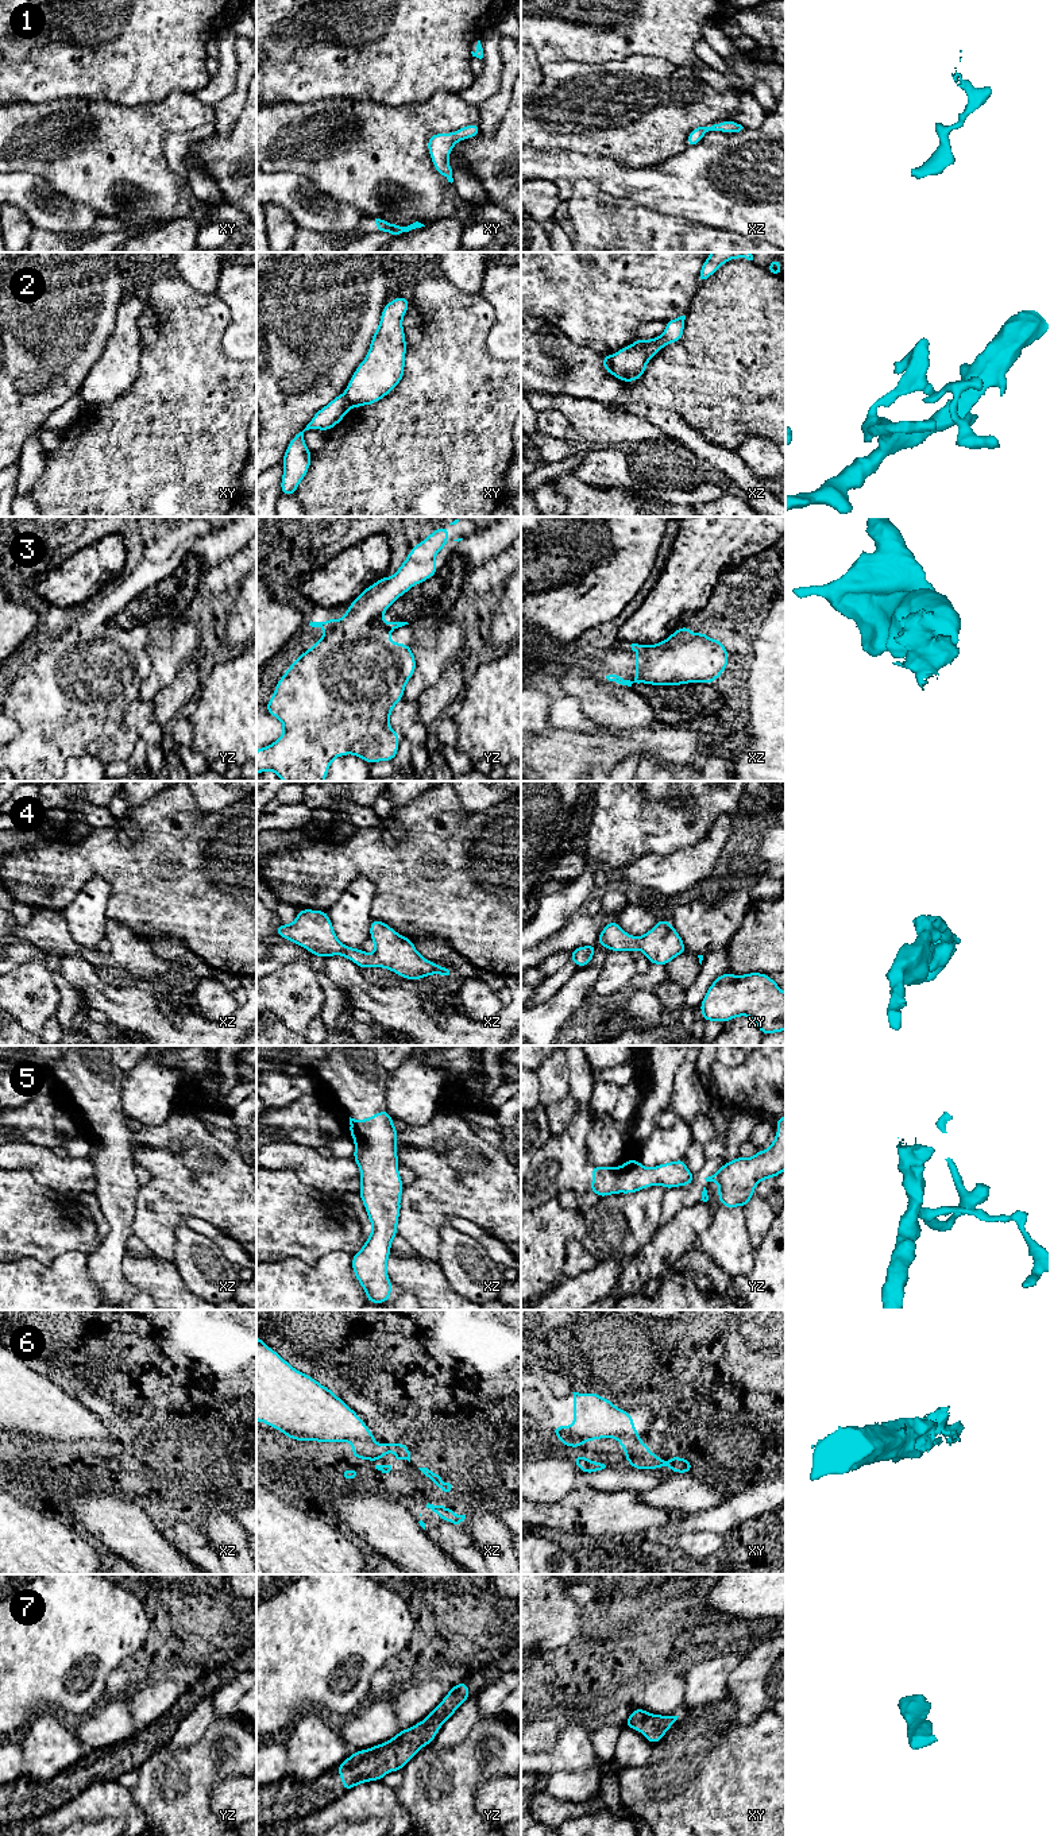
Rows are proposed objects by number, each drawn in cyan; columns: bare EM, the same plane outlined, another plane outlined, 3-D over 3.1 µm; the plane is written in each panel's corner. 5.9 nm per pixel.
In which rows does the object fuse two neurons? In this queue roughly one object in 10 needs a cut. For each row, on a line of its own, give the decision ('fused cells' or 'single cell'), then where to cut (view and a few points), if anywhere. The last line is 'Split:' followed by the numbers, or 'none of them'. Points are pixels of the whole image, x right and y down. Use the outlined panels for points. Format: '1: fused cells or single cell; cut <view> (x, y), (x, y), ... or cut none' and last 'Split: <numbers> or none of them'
1: single cell; cut none
2: fused cells; cut xz (609, 356), (613, 374)
3: single cell; cut none
4: single cell; cut none
5: single cell; cut none
6: single cell; cut none
7: single cell; cut none
Split: 2

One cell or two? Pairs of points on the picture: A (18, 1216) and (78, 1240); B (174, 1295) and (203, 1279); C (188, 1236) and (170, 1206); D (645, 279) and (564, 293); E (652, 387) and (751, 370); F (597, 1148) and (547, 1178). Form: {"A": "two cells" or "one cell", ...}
{"A": "one cell", "B": "two cells", "C": "two cells", "D": "one cell", "E": "one cell", "F": "two cells"}

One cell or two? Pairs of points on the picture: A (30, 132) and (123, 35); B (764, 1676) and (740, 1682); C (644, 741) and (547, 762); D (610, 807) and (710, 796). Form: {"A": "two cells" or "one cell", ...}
{"A": "two cells", "B": "one cell", "C": "one cell", "D": "one cell"}

